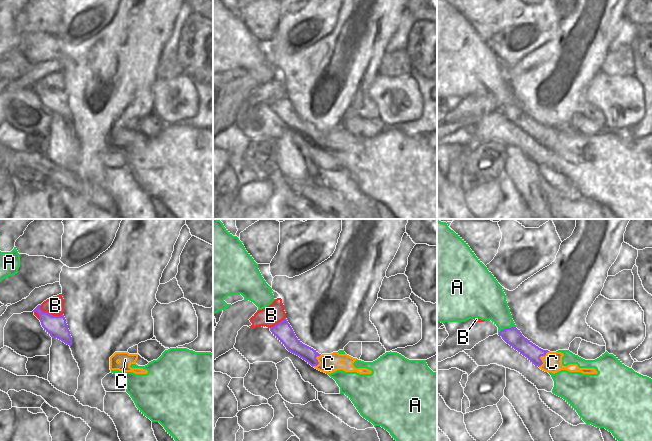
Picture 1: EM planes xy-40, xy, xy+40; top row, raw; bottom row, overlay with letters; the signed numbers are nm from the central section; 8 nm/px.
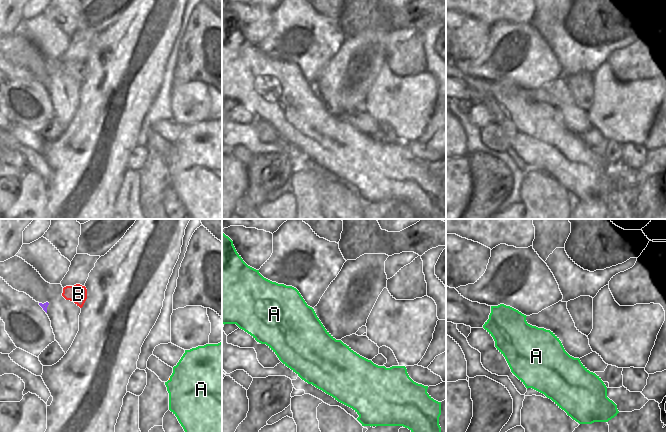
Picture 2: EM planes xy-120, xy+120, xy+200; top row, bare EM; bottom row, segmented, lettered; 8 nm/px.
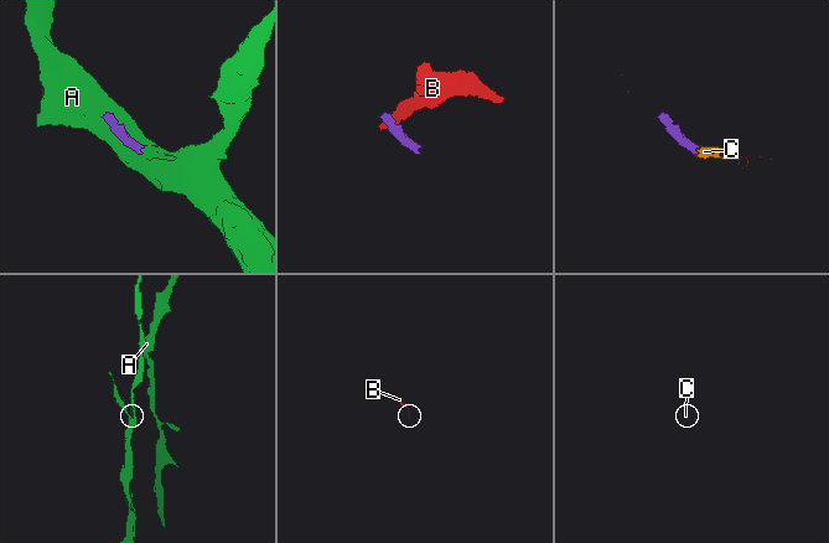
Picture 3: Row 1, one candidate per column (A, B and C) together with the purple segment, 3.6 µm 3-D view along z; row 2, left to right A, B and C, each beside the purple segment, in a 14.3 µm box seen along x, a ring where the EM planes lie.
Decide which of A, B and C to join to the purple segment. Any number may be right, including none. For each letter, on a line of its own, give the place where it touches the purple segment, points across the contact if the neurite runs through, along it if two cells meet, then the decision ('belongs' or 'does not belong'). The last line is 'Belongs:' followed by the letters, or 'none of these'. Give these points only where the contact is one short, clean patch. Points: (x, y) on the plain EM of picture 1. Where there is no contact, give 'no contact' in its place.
A: contact xy+40 (506, 104); does not belong
B: contact xy-40 (50, 90); border xy-40 (39, 82), (43, 87), (53, 91), (62, 91); does not belong
C: contact xy+40 (539, 134); way xy+40 (515, 114), (539, 134), (552, 138); belongs
Belongs: C

